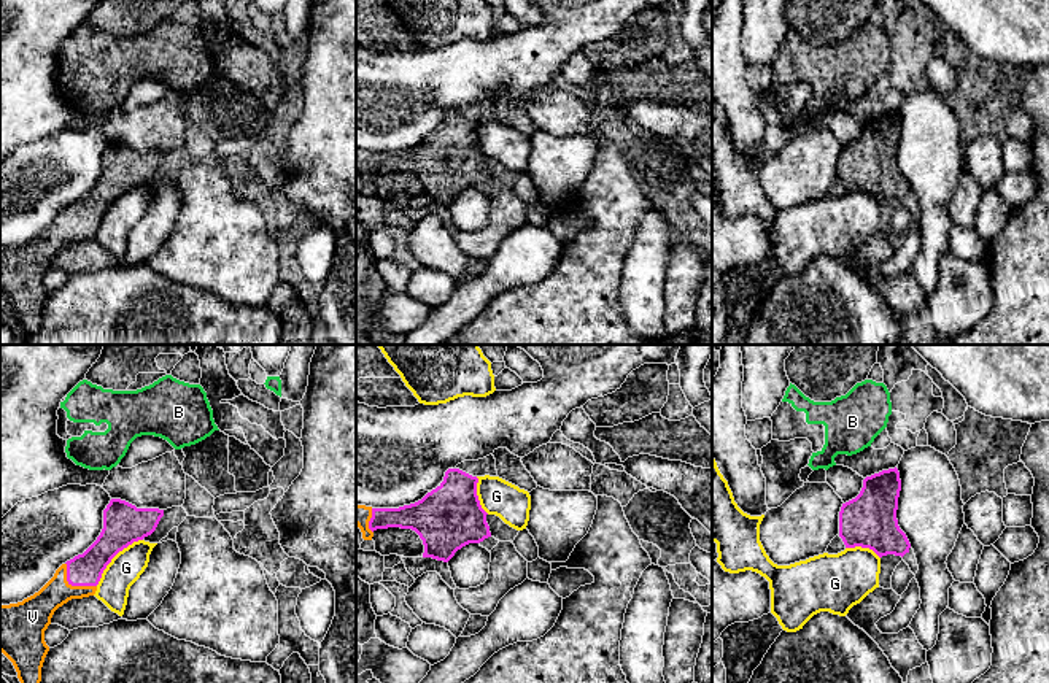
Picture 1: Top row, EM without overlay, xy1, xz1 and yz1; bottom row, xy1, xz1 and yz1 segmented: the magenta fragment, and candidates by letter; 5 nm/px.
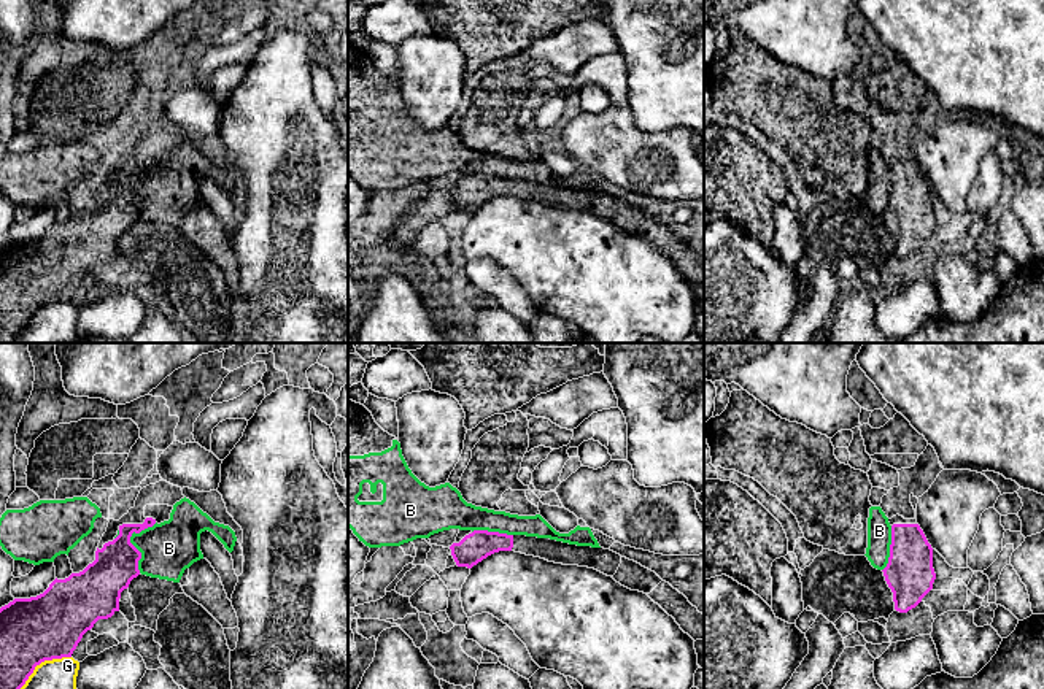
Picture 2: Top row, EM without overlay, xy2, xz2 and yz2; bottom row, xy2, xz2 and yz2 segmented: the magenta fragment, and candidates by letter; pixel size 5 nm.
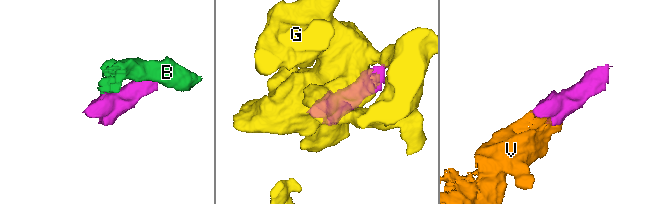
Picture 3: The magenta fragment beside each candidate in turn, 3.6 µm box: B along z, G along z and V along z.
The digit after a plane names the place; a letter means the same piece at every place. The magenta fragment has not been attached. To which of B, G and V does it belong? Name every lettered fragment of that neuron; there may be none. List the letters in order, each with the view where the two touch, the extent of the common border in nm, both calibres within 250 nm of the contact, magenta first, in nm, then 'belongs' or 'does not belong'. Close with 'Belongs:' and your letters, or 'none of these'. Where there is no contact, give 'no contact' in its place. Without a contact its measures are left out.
B: xy2 | 280 nm | 220/280 nm | does not belong
G: xy1 | 340 nm | 200/160 nm | does not belong
V: xy1 | 200 nm | 170/180 nm | belongs
Belongs: V

